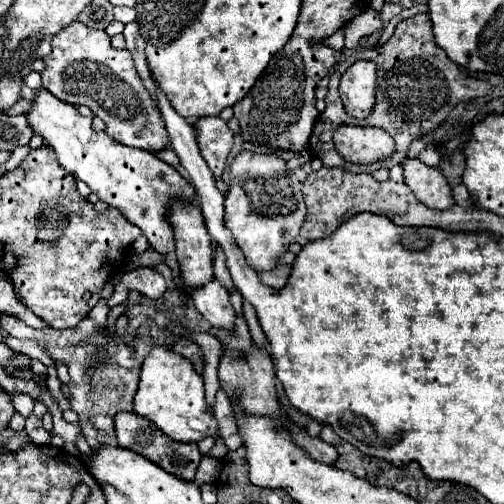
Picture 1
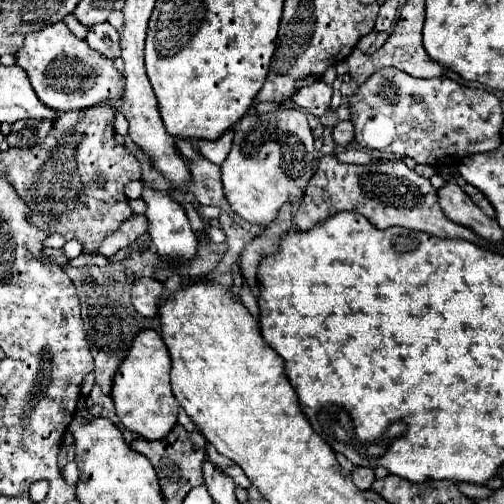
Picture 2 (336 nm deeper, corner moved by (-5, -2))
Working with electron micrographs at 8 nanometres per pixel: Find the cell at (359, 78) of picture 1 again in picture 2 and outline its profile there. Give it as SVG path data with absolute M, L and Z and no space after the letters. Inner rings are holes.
M383 67L379 75L375 71L365 85L357 89L349 105L355 141L362 148L411 157L417 163L443 167L449 151L449 165L457 165L463 157L493 151L501 145L503 111L499 99L485 89L465 87L449 77L417 79L395 67ZM393 75L403 75L403 91L397 103L379 97L379 85L385 83L385 79L393 79Z

